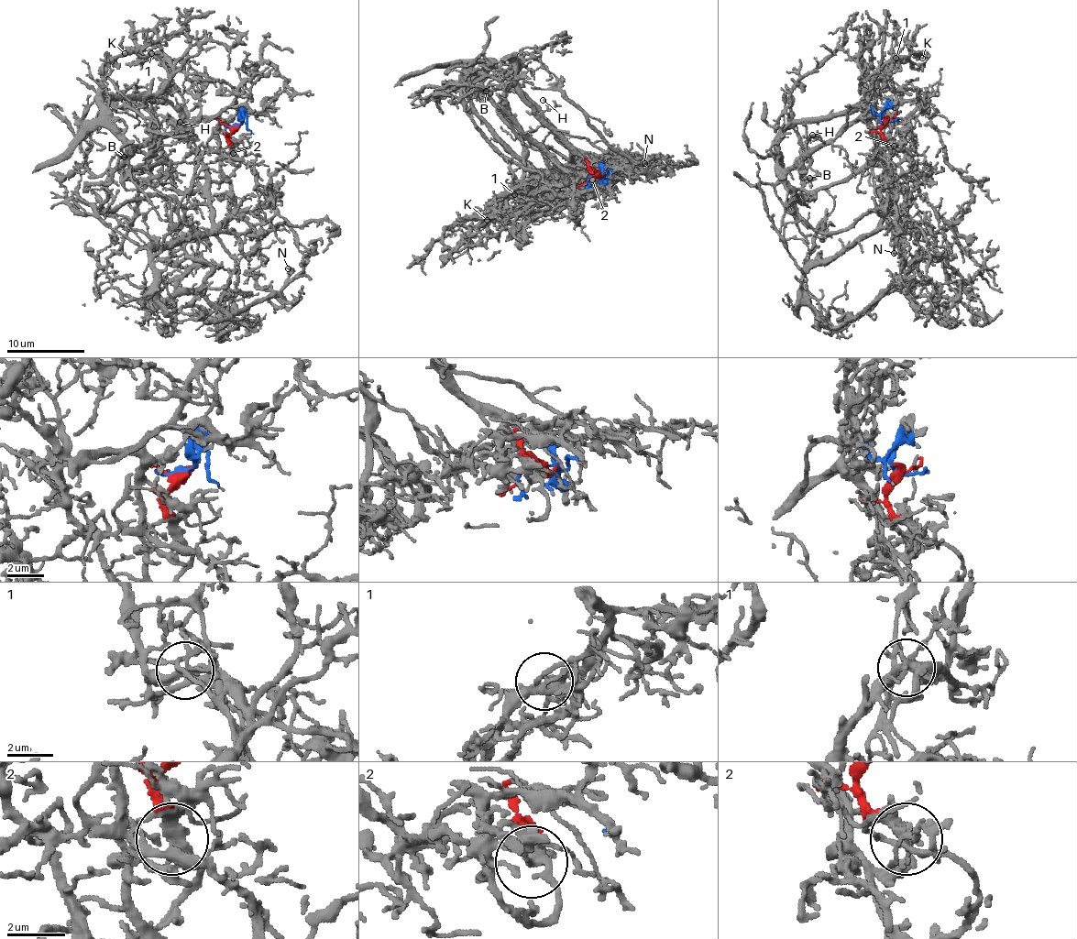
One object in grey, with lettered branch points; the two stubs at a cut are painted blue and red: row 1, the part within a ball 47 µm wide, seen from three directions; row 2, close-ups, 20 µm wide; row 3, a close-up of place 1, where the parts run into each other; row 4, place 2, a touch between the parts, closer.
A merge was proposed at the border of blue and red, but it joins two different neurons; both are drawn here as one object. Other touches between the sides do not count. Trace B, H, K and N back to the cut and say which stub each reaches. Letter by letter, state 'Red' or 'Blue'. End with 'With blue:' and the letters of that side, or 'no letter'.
B: Blue
H: Blue
K: Blue
N: Red
With blue: B, H, K

